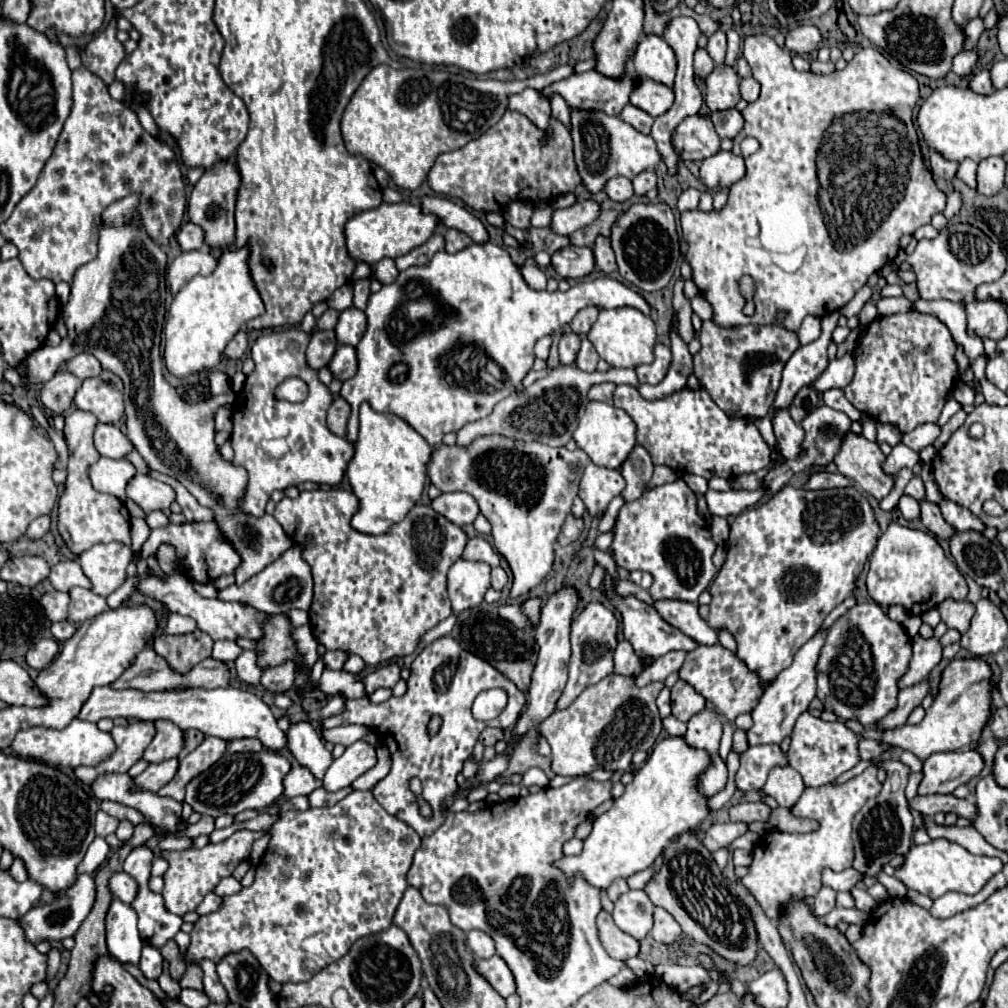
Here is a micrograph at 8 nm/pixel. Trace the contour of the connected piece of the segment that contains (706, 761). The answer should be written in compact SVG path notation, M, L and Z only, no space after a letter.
M669 736L657 742L647 762L635 770L623 796L613 802L611 810L595 818L583 852L579 856L561 858L557 866L567 878L573 878L575 872L583 874L583 878L599 890L607 890L615 878L629 878L635 872L647 870L677 834L701 826L709 816L709 798L699 788L699 782L711 764L709 752L691 748L683 736Z

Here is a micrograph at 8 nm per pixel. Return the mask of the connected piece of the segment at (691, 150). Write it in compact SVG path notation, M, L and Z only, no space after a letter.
M689 116L673 132L673 148L681 160L705 160L719 152L719 142L709 116Z

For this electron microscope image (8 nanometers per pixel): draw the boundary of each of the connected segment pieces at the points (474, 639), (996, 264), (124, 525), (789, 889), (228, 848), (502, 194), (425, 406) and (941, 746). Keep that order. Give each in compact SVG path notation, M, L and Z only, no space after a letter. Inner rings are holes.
M481 606L467 610L465 620L459 624L459 636L457 636L461 648L467 648L469 652L475 652L475 656L487 660L493 668L497 668L503 676L507 676L519 690L527 692L531 672L535 666L535 650L539 648L533 640L533 632L519 630L511 622L503 620L497 612L485 612Z
M949 224L933 240L921 240L913 254L899 250L894 263L909 262L917 276L919 298L923 300L971 300L975 288L985 282L995 282L1007 270L1007 260L1001 248L971 224Z
M73 410L65 416L65 440L69 446L69 464L67 464L67 480L65 490L59 498L59 534L73 554L81 554L89 550L97 542L123 542L131 544L129 536L129 514L125 504L111 496L97 492L87 476L87 468L95 464L101 456L93 444L93 430L97 424L97 416L83 410Z
M869 766L863 774L851 778L841 786L825 784L819 788L805 788L797 804L791 808L791 814L797 818L817 820L819 828L809 834L773 830L755 844L753 864L749 868L749 874L741 878L741 882L757 898L769 918L779 918L781 908L787 906L787 902L791 902L793 898L805 900L809 896L815 896L821 888L821 870L825 866L835 872L851 866L851 860L855 858L855 850L851 844L853 818L871 796L879 794L879 790L881 782L877 780L875 766Z
M239 830L227 840L219 844L207 844L205 848L189 848L183 852L161 852L161 856L169 862L167 872L163 874L165 888L163 888L163 900L165 908L177 916L183 916L187 912L193 912L205 894L213 892L221 878L231 876L239 862L247 860L251 854L251 844L261 838L263 832L251 832L251 830Z
M507 110L505 116L493 128L489 128L481 138L471 140L463 148L439 154L427 176L427 182L435 192L445 194L445 196L457 196L469 208L473 208L477 212L499 212L515 200L529 202L529 204L535 204L535 202L551 204L559 196L573 192L583 180L581 180L577 164L575 164L569 128L563 122L559 122L557 118L551 116L549 126L545 130L541 130L541 128L535 128L535 124L531 124L531 120L527 120L527 116Z
M493 242L487 244L471 244L455 254L449 254L445 250L437 252L433 260L425 266L411 266L403 272L399 272L397 280L381 286L379 292L369 296L369 304L365 310L367 316L367 330L361 338L361 342L355 346L359 370L353 378L343 382L341 396L351 404L351 416L349 416L349 442L357 440L359 430L359 406L361 402L369 402L375 412L391 412L401 416L405 422L409 422L433 448L441 446L441 438L447 432L459 432L465 424L477 422L491 414L493 406L507 398L511 392L515 392L517 384L521 384L523 376L531 370L531 364L535 360L533 346L539 338L551 334L553 330L559 330L567 326L573 316L587 306L599 306L599 308L621 308L631 306L641 310L643 314L651 314L649 302L635 290L627 288L625 284L613 280L613 278L597 278L589 282L579 282L571 286L567 292L537 292L527 286L523 280L519 268L513 264L511 256L505 248L495 246ZM481 358L493 358L503 372L507 374L507 380L503 380L501 386L491 384L479 384L481 370L471 368L479 364Z
M955 658L947 664L941 674L939 692L927 708L925 718L915 726L901 726L891 730L889 734L879 732L875 728L865 730L865 738L875 738L885 744L899 746L903 750L911 750L921 762L925 762L933 752L939 750L959 750L969 748L979 742L981 732L991 722L993 716L993 670L983 658Z

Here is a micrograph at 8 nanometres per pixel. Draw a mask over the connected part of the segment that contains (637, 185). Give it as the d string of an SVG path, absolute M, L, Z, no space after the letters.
M641 172L633 178L633 188L635 188L635 196L645 196L649 190L653 190L657 186L657 176L655 172Z

